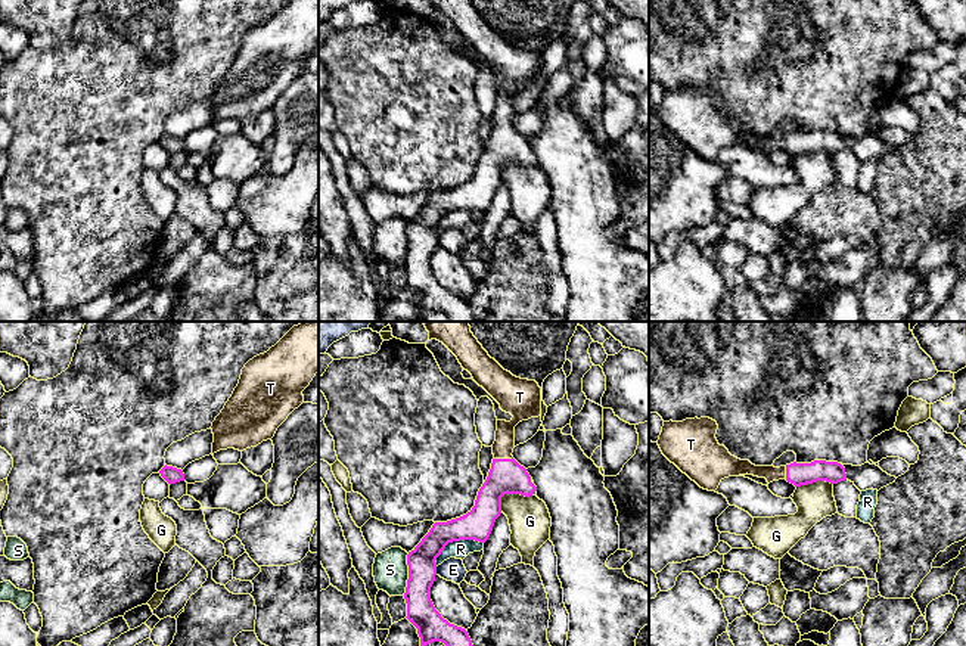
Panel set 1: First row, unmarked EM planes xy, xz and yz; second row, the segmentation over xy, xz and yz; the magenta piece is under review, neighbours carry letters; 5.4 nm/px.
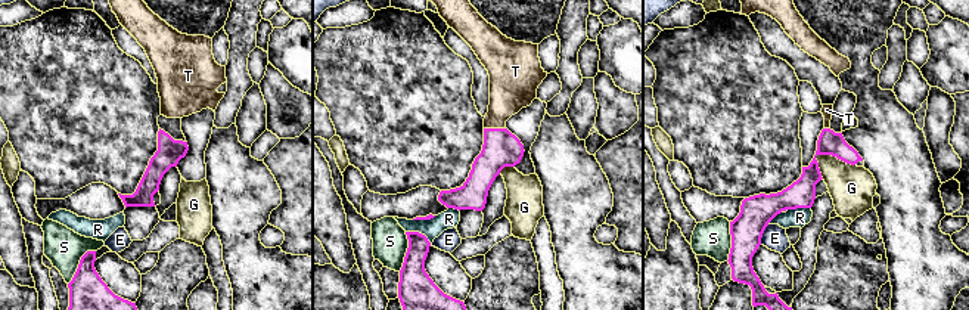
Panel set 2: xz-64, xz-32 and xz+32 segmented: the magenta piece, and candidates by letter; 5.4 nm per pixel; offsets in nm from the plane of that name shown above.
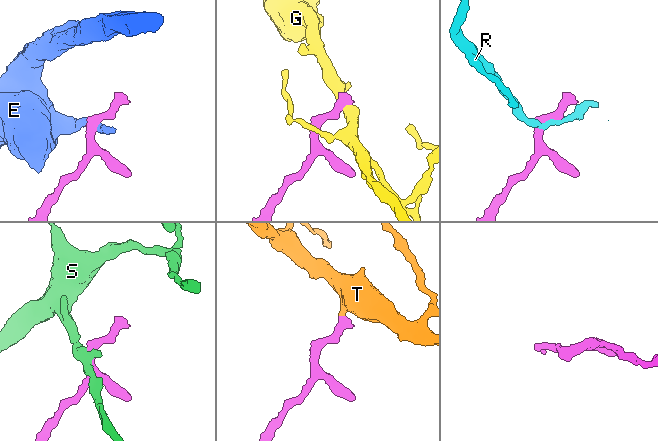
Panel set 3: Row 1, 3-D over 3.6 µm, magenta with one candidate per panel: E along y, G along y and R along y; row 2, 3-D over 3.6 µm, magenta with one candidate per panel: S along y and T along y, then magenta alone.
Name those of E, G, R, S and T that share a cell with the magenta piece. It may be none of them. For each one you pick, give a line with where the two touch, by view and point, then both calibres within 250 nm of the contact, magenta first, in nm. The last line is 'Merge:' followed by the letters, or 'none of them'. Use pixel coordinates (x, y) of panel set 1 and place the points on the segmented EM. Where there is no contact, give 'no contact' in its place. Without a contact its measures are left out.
T: meets magenta in xz at (503, 459); 190 nm thick on the magenta side, 120 nm on the other
Merge: T

